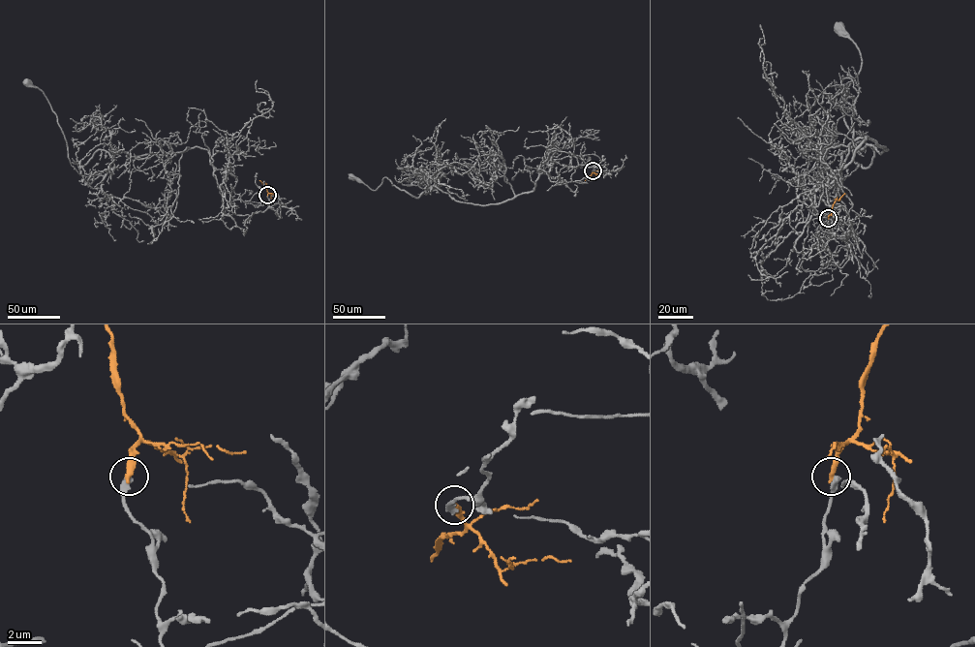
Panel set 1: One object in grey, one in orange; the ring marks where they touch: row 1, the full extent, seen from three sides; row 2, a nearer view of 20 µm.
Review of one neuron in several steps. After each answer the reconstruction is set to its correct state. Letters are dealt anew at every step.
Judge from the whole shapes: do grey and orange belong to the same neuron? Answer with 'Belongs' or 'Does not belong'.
Does not belong

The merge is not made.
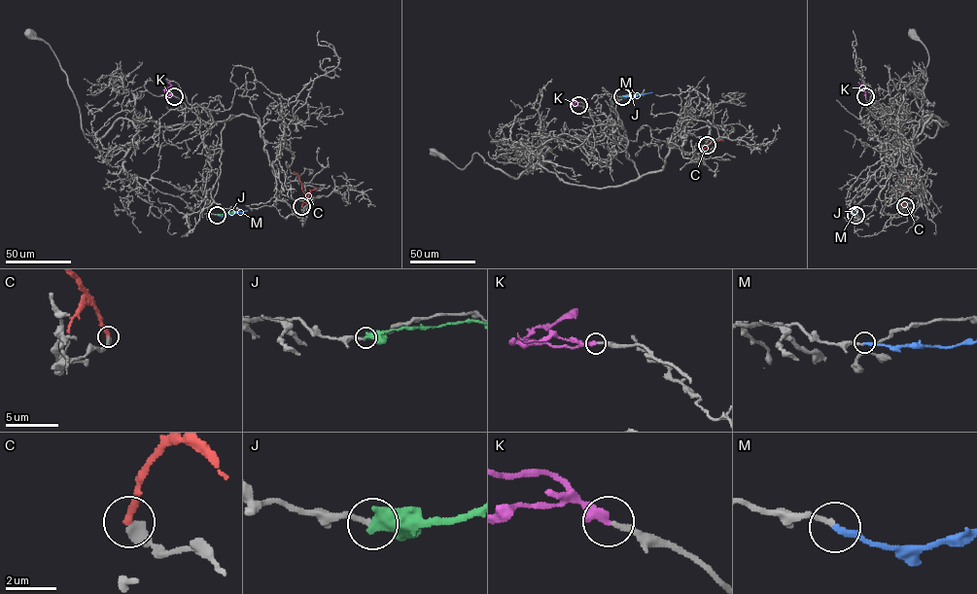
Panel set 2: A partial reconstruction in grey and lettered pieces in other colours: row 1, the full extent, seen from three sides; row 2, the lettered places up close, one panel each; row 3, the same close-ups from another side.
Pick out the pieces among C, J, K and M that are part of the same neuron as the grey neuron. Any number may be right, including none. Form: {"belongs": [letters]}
{"belongs": ["K", "M"]}

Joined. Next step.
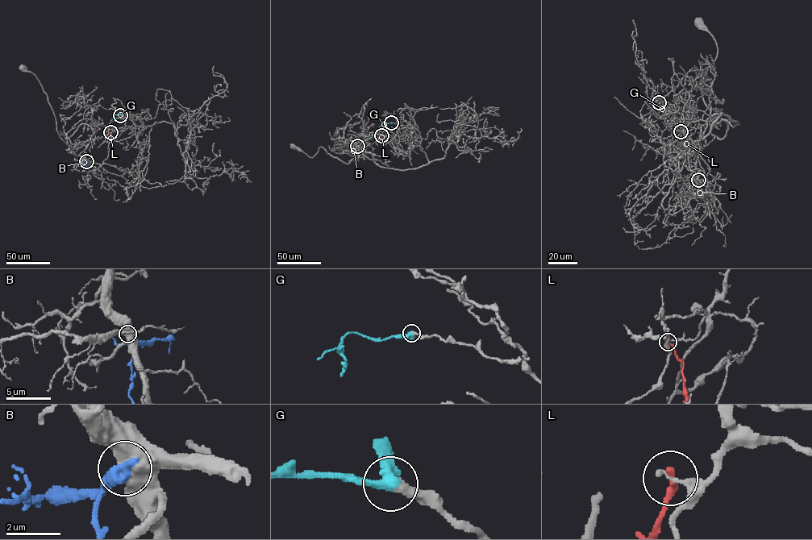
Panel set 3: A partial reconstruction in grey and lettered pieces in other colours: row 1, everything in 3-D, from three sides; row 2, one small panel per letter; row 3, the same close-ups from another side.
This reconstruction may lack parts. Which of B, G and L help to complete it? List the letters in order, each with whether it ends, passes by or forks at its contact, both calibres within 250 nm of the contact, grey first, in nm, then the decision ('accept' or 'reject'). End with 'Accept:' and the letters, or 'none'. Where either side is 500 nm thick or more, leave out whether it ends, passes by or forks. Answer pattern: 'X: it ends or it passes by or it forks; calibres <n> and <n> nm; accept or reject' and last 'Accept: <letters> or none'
B: calibres 800 and 600 nm; reject
G: it passes by; calibres 360 and 400 nm; accept
L: it ends; calibres 280 and 240 nm; reject
Accept: G

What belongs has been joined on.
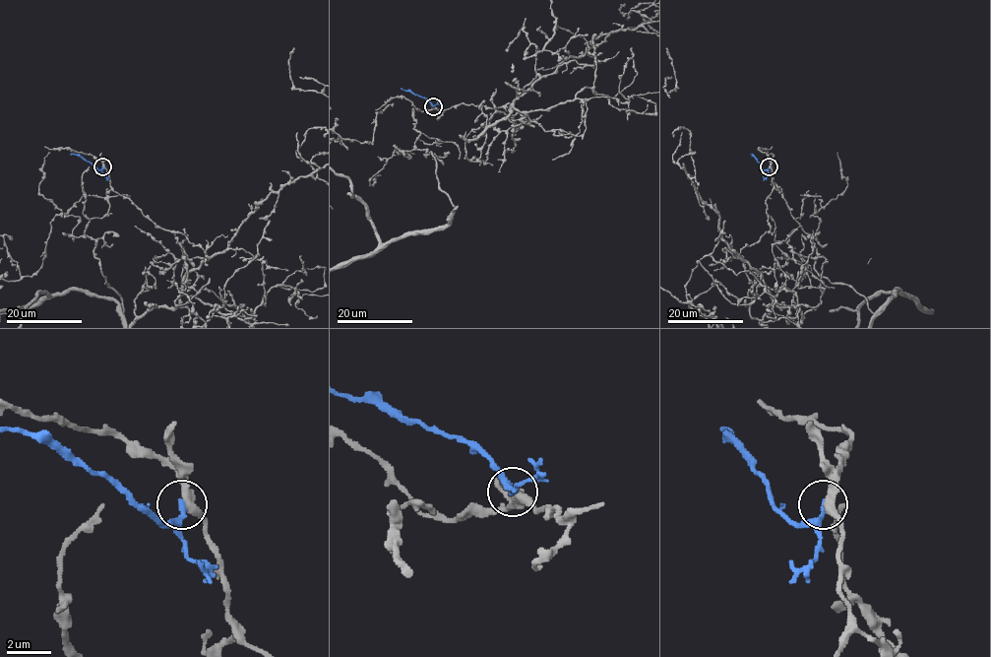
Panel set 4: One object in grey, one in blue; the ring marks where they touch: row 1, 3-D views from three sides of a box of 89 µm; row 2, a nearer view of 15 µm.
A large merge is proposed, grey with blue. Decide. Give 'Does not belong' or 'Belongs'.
Does not belong

